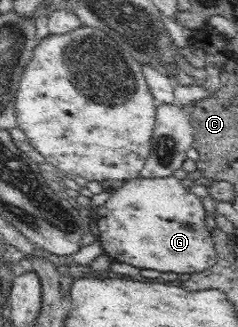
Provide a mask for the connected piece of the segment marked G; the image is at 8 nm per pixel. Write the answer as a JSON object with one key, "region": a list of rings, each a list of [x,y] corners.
{"region":[[[142,176],[117,180],[108,184],[106,204],[96,208],[90,218],[98,222],[98,244],[102,244],[105,255],[113,261],[124,261],[140,270],[175,272],[180,276],[205,271],[214,266],[217,252],[211,232],[206,228],[204,218],[208,212],[198,196],[188,192],[174,176],[147,179]]]}

